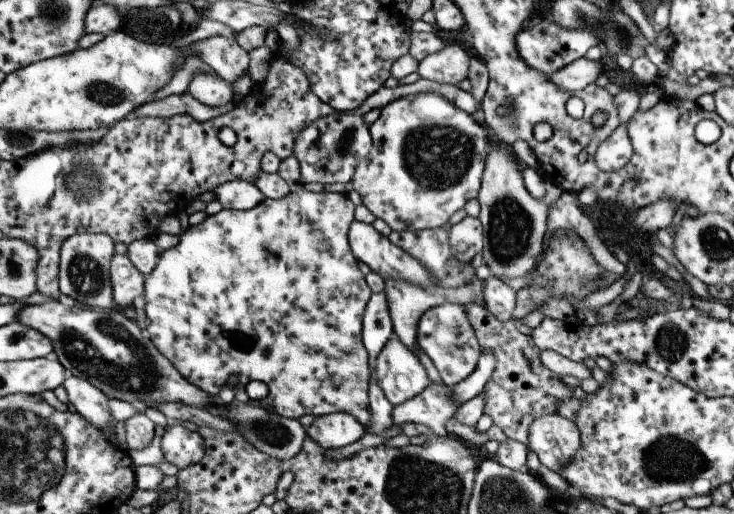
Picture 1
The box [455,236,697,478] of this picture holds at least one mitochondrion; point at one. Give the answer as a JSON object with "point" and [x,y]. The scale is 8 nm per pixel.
{"point":[664,339]}

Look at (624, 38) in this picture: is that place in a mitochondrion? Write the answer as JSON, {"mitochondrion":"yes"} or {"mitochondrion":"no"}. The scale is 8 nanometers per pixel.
{"mitochondrion":"yes"}

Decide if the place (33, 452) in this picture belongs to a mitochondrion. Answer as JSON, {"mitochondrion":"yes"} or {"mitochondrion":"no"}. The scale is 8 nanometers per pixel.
{"mitochondrion":"yes"}

